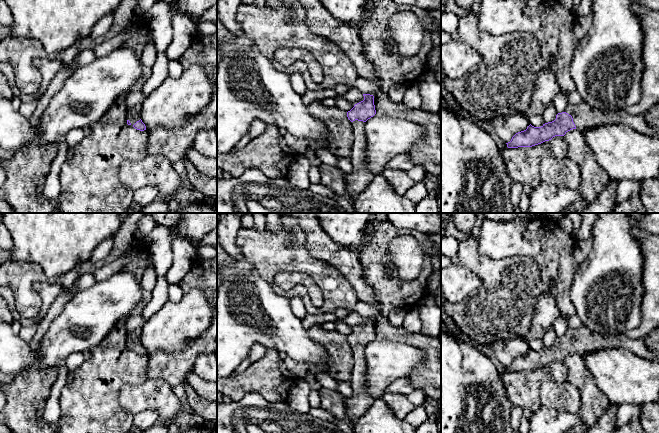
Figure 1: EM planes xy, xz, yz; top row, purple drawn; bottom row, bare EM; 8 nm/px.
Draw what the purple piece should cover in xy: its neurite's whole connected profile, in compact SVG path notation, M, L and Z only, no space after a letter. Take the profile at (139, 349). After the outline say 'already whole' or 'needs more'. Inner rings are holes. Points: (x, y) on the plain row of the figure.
M137 328L127 333L127 348L133 350L135 353L144 355L146 354L145 348L142 346L140 342L140 337L142 334L142 329Z; needs more

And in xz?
M363 318L364 324L355 328L347 336L348 343L352 346L354 359L350 385L352 395L345 399L346 419L350 425L354 424L367 412L374 398L368 393L366 384L365 346L376 338L374 320Z; needs more

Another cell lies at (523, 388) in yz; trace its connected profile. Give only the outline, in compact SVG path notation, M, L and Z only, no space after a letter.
M563 360L532 371L507 372L500 374L505 393L513 406L535 412L541 406L542 384L548 380L567 382L568 369Z

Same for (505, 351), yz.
M517 338L508 341L496 341L491 345L490 349L496 358L505 367L508 367L516 357L526 354L530 346L529 343Z

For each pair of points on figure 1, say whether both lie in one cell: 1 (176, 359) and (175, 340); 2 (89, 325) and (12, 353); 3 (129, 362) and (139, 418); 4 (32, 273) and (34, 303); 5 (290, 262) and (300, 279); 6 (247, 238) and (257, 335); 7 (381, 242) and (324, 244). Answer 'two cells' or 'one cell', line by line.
1: two cells
2: one cell
3: two cells
4: one cell
5: two cells
6: two cells
7: two cells

